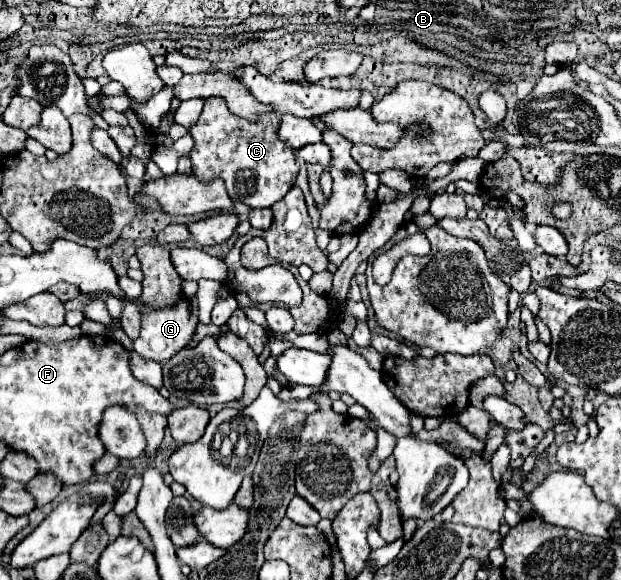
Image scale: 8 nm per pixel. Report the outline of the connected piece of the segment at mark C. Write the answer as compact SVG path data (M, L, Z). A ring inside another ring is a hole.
M218 96L204 100L204 110L190 128L194 138L194 148L190 150L192 172L204 182L212 176L222 178L232 200L244 202L250 208L270 208L288 194L298 174L294 150L276 136L278 124L280 120L272 112L250 122L232 114Z

